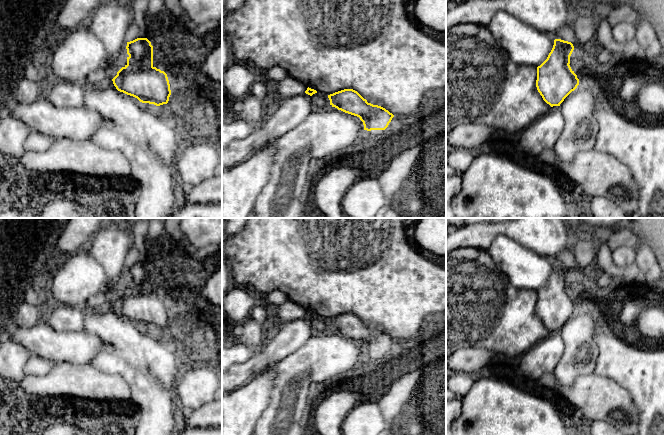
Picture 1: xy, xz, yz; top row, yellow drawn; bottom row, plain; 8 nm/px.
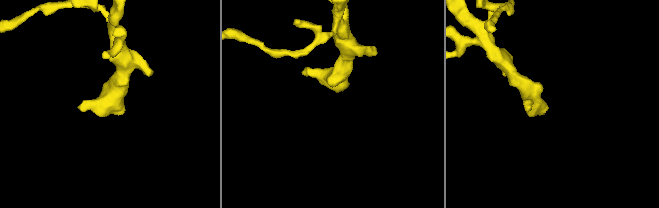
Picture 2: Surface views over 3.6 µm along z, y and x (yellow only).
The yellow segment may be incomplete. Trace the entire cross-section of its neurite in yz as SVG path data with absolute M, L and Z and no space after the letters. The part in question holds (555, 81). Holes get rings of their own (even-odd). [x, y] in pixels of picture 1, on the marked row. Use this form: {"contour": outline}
{"contour": "M555 39L547 59L537 67L537 90L551 107L560 106L579 85L579 79L569 65L573 50L571 42Z"}

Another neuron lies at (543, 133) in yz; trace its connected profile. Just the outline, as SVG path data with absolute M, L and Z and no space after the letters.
M553 106L543 116L537 118L531 125L515 137L519 150L529 156L538 157L539 154L554 148L565 121L559 106Z

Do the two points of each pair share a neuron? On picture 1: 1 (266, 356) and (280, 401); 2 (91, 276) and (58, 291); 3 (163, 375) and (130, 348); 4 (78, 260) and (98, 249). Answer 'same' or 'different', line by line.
1: different
2: same
3: same
4: different

